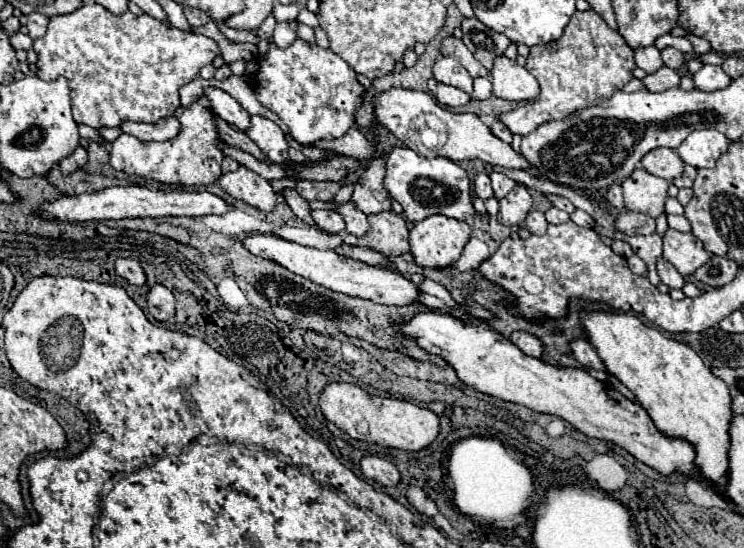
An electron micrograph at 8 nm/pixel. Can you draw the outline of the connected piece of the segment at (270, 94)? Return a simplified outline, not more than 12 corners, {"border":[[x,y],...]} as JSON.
{"border":[[271,44],[257,100],[301,146],[341,138],[363,86],[331,50]]}

